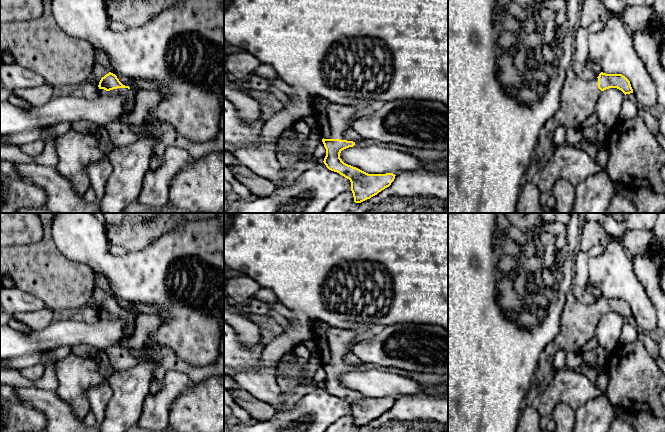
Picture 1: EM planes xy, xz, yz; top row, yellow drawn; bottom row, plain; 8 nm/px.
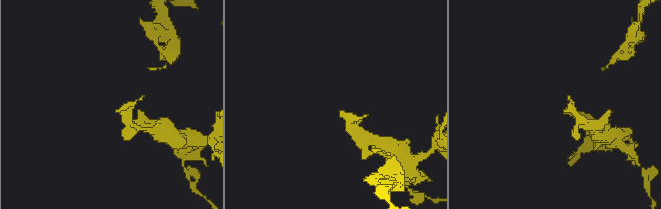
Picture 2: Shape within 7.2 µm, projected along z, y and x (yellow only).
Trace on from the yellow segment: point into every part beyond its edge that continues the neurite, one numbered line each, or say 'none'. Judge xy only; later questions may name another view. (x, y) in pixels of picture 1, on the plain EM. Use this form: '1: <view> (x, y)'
1: xy (129, 330)

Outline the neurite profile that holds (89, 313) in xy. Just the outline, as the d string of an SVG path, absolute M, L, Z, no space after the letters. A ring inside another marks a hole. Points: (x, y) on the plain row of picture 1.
M94 304L84 306L67 314L70 319L81 322L95 322L99 319L99 311Z

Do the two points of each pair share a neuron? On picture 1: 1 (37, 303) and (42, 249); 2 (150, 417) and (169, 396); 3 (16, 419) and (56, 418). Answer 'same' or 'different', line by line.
1: different
2: same
3: different

